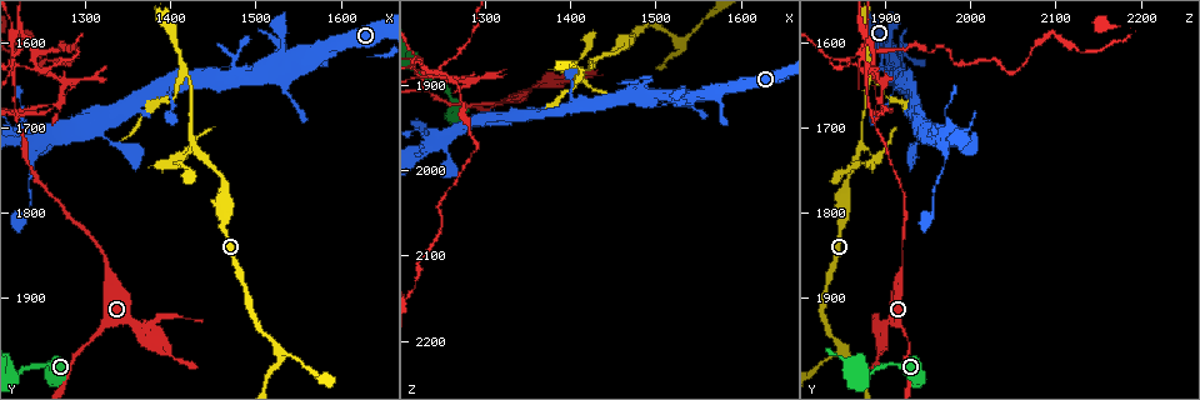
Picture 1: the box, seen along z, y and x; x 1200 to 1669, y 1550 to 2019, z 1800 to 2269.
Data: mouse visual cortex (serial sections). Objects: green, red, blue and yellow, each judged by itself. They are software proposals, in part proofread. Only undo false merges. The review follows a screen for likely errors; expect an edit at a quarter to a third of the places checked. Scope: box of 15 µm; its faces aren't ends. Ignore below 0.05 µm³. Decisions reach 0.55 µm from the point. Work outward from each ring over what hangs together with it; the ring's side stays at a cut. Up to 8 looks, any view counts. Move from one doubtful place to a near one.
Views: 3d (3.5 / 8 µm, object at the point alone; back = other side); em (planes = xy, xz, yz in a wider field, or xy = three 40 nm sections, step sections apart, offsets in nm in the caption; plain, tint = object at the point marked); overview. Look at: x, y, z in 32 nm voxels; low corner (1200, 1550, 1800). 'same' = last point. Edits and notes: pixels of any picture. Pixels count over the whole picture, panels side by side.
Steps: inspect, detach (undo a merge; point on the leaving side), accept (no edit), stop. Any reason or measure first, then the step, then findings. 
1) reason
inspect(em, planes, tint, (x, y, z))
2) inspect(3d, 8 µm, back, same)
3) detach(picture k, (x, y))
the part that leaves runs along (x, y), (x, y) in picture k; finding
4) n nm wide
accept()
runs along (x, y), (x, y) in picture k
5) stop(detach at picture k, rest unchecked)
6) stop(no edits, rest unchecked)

arms part here
inspect(3d, 8 µm, (1430, 1725, 1870))

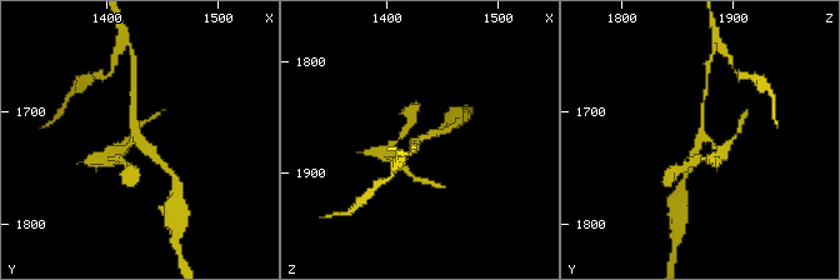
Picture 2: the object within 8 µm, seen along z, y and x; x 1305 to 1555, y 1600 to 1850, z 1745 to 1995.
inspect(3d, 3.5 µm, (1430, 1722, 1872))

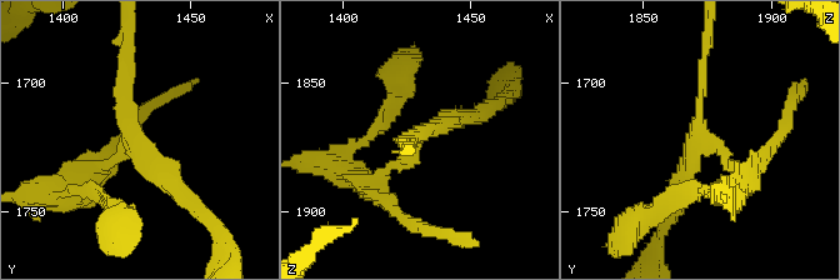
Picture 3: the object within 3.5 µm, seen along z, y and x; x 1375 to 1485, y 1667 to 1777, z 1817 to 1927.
detach(picture 3, (379, 130))
the part that leaves runs along (129, 146), (90, 170), (71, 189) in picture 3; two cells meet here

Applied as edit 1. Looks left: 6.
see it whole again
inspect(overview)

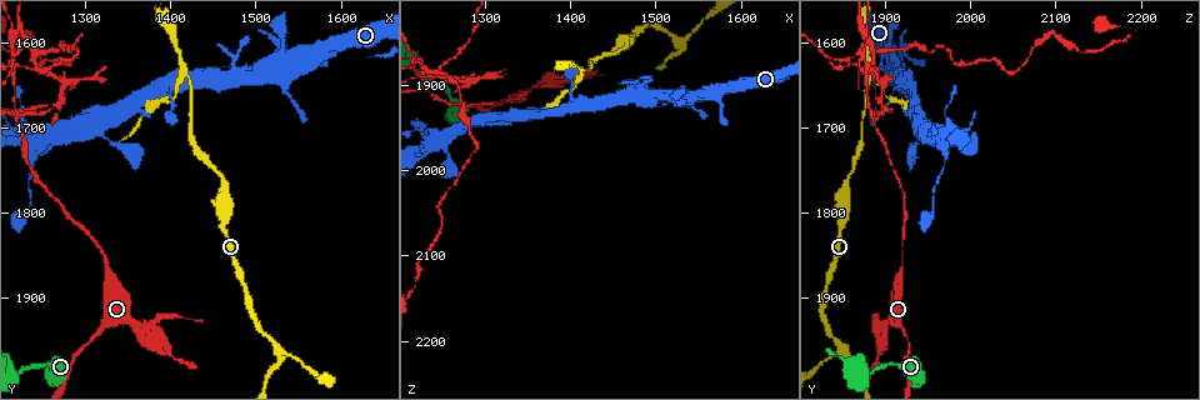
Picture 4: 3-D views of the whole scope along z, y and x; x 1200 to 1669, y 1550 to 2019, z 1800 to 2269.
a fork
inspect(3d, 3.5 µm, (1420, 1635, 1880))

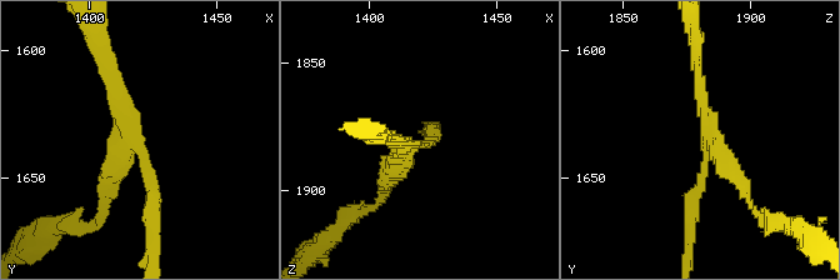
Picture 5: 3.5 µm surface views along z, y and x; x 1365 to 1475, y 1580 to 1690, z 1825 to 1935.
3 arms; arms of 200, 200, 200 nm; now the EM
inspect(em, xy, step 3, tint, (1416, 1638, 1883))

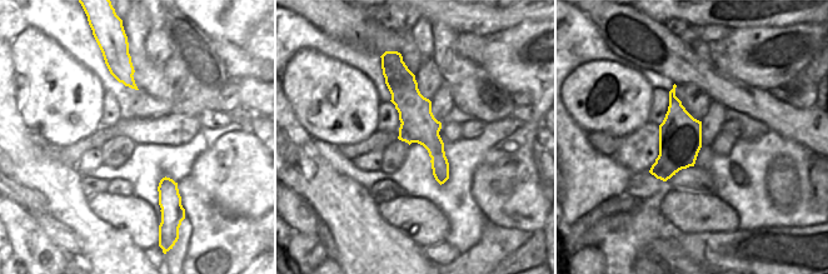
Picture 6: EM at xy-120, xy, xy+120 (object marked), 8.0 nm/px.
detach(picture 5, (735, 170))
the part that leaves runs along (710, 146), (771, 228) in picture 5; two cells meet here

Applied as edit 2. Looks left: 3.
four arms meet
inspect(3d, 3.5 µm, (1535, 1625, 1910))

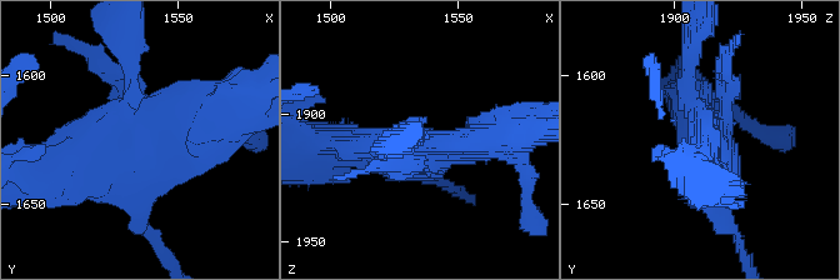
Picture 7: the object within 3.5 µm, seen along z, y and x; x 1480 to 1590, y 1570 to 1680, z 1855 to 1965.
inspect(em, xy, step 3, tint, (1539, 1623, 1913))

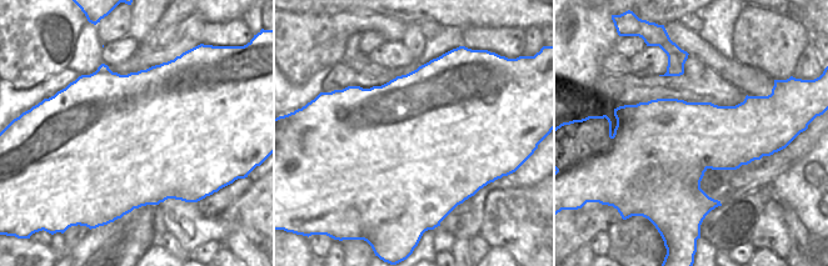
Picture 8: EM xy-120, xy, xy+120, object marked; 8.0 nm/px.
detach(picture 7, (114, 73))
a second cell is stuck on

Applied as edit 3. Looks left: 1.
stop(detach at picture 3, detach at picture 5, detach at picture 7, rest unchecked)

